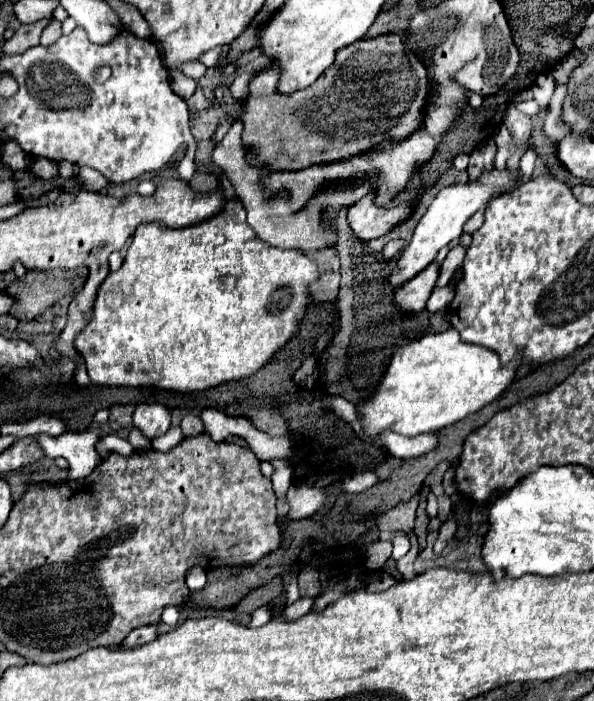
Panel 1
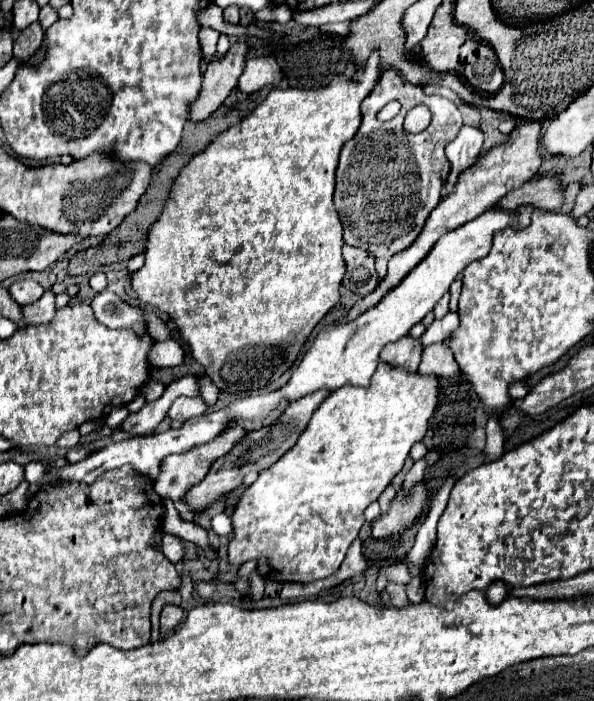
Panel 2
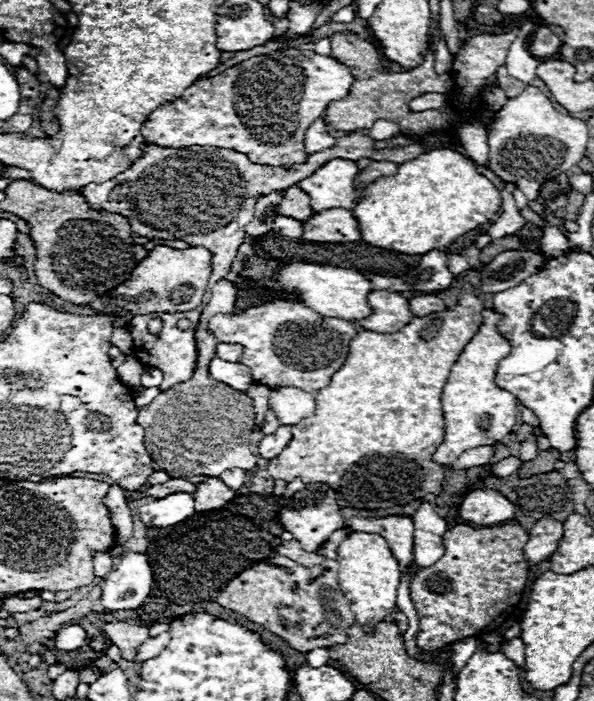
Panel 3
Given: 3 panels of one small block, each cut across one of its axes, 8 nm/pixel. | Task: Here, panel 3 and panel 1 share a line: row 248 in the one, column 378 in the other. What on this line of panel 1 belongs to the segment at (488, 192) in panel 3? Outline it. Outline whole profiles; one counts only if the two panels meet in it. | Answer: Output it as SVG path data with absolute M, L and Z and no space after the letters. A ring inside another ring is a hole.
M448 328L440 334L426 334L420 340L398 348L376 394L358 404L364 432L378 442L378 434L384 428L392 428L404 436L416 436L420 432L434 432L450 426L500 396L514 380L522 362L524 354L518 352L508 364L502 364L494 350L466 344L456 328Z

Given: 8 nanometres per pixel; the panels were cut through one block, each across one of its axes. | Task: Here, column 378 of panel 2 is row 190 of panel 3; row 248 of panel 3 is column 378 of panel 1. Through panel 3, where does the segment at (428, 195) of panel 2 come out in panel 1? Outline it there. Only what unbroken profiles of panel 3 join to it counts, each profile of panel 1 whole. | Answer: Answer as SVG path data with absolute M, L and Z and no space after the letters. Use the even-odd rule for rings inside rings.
M366 194L360 202L348 208L348 224L360 240L368 242L388 234L410 214L412 206L408 202L402 202L394 208L376 208L376 204L372 204L372 196Z

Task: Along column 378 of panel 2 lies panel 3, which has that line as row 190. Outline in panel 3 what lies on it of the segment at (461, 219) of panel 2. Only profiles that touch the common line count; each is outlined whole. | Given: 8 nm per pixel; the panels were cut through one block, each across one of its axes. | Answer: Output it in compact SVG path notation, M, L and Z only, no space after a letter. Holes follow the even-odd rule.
M292 186L284 190L284 198L278 204L278 214L280 216L290 216L296 220L306 220L314 214L314 210L310 208L310 200L308 194L304 194L300 188Z

